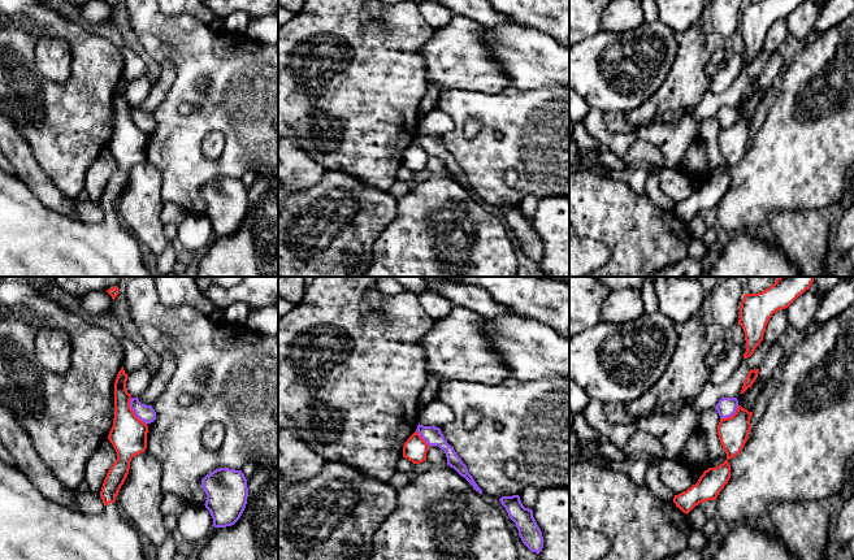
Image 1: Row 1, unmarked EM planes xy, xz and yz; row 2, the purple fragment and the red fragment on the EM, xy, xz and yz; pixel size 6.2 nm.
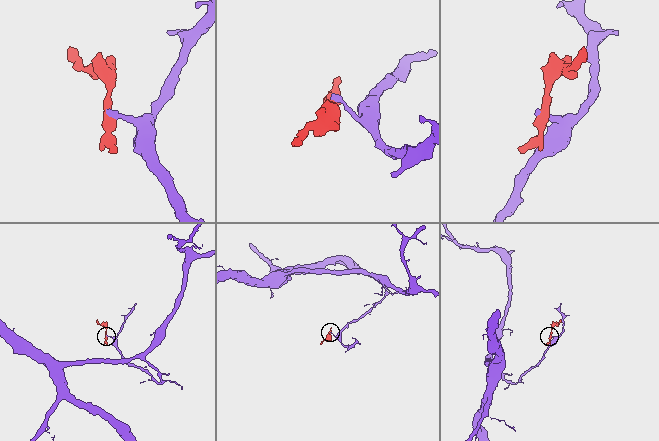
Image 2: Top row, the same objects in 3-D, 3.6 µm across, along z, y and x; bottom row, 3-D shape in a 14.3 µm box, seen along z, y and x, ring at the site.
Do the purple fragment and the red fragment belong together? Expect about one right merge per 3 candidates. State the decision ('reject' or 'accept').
reject

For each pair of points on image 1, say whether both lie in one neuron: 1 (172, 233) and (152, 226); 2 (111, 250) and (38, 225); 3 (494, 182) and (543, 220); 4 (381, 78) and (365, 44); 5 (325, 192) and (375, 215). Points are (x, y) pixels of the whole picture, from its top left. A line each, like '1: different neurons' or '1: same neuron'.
1: different neurons
2: same neuron
3: different neurons
4: same neuron
5: same neuron

